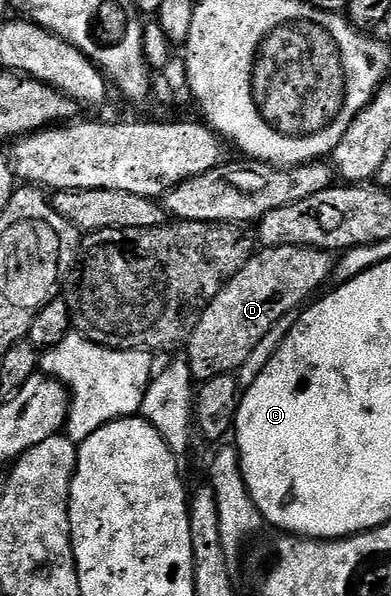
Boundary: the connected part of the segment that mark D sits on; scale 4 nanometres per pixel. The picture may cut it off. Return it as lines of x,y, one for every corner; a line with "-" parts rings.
278,246
264,253
268,254
262,255
260,262
259,258
249,262
244,271
213,300
204,321
200,323
200,329
186,347
186,358
193,375
204,374
203,377
209,379
220,374
232,374
239,366
246,365
252,353
275,332
276,325
287,314
294,313
315,290
322,289
332,270
334,274
334,258
326,250
312,250
308,246

